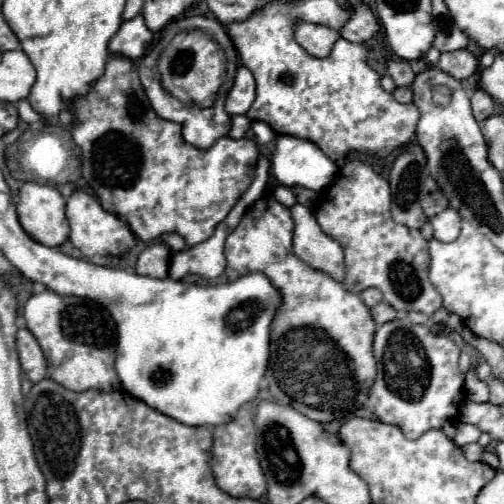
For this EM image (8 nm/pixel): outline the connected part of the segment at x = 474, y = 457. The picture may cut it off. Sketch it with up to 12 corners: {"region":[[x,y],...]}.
{"region":[[478,443],[464,445],[468,461],[480,461],[482,449]]}

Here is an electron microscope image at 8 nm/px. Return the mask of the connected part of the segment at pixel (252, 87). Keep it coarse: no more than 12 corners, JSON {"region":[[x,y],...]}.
{"region":[[240,67],[226,97],[230,115],[244,115],[254,101],[256,83]]}

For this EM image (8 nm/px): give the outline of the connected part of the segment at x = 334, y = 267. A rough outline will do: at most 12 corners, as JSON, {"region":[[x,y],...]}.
{"region":[[290,207],[292,249],[314,269],[344,279],[344,253],[314,213]]}

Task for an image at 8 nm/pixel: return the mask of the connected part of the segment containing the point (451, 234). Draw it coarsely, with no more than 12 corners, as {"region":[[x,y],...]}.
{"region":[[454,209],[430,217],[434,239],[454,241],[460,217]]}

